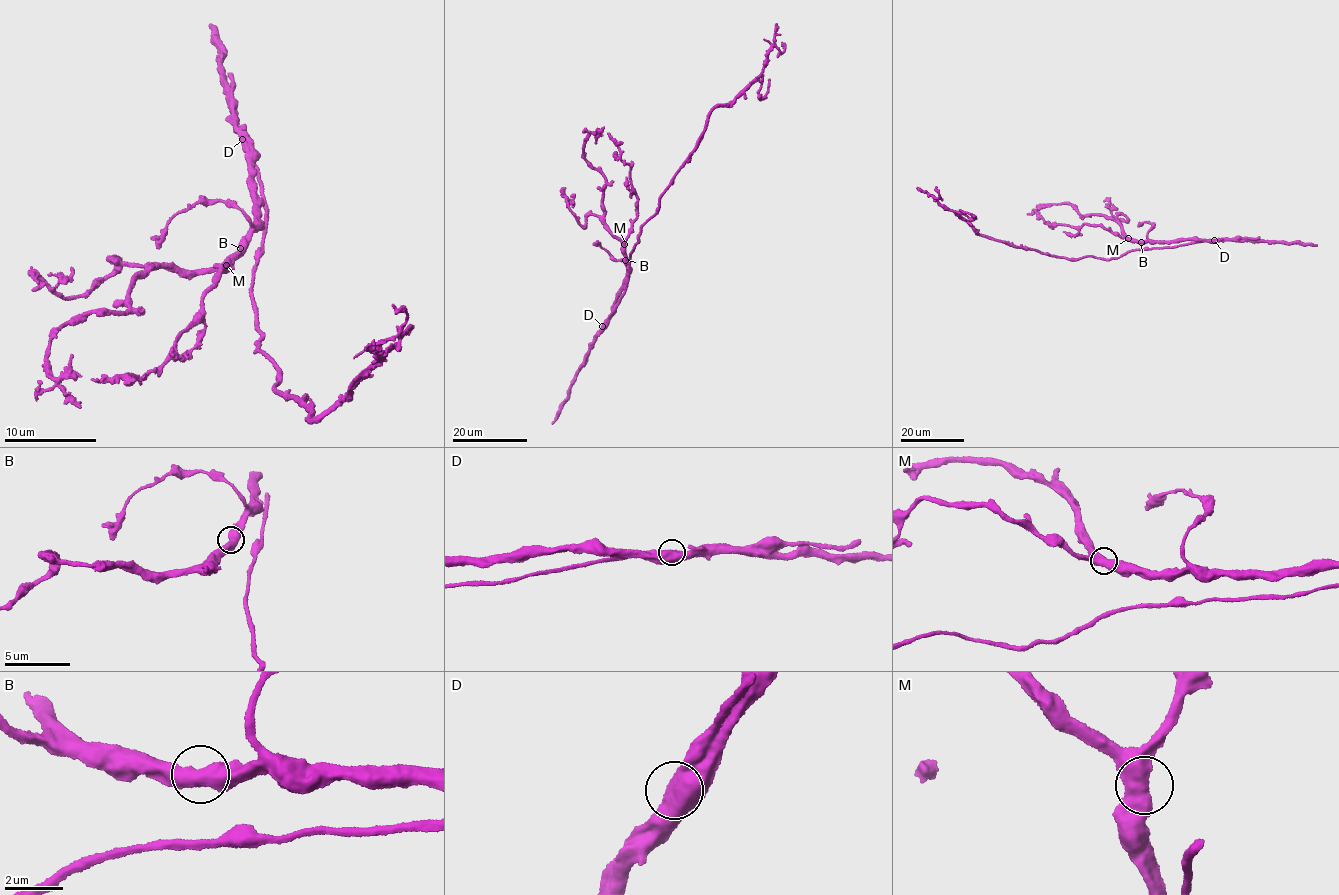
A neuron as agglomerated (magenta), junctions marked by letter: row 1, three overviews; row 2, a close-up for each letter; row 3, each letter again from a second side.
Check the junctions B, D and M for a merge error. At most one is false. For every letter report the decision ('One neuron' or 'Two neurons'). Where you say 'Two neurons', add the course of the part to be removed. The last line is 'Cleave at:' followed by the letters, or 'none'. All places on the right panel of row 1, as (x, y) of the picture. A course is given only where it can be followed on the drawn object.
B: One neuron
D: Two neurons. Course of the part to remove: (1214, 240), (1133, 249), (1109, 259), (1058, 257), (978, 233), (971, 223), (936, 199), (939, 196), (936, 186)
M: One neuron
Cleave at: D

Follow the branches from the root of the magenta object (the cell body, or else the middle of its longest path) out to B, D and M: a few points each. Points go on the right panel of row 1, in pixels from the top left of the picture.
B: (1137, 249), (1175, 247), (1197, 241), (1180, 238), (1141, 242)
D: (1137, 249), (1175, 247), (1214, 240)
M: (1137, 249), (1175, 247), (1197, 241), (1128, 238)

